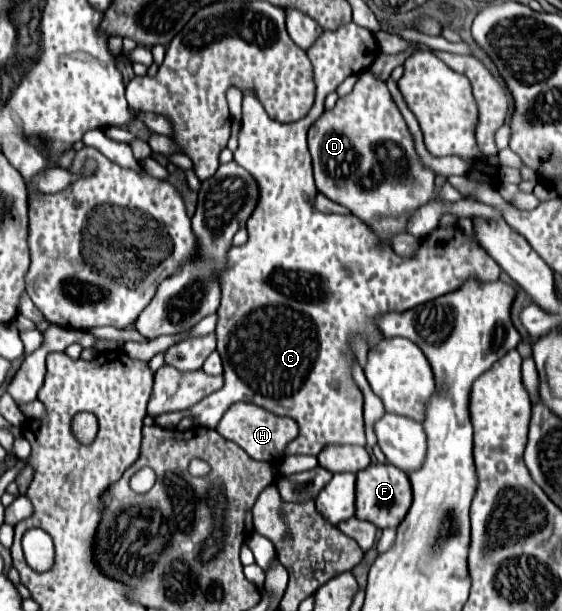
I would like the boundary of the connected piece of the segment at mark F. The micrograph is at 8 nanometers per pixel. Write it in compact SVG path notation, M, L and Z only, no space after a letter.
M386 463L386 465L370 465L368 469L362 469L356 475L356 517L374 523L378 529L396 529L402 519L406 517L408 509L412 505L412 489L408 475Z

